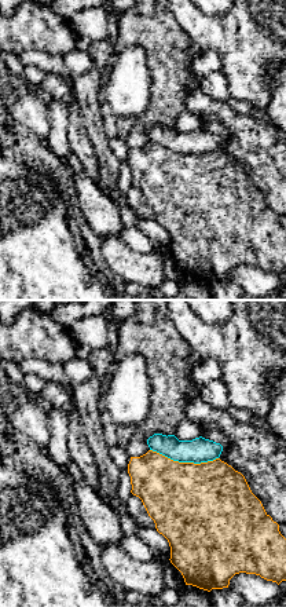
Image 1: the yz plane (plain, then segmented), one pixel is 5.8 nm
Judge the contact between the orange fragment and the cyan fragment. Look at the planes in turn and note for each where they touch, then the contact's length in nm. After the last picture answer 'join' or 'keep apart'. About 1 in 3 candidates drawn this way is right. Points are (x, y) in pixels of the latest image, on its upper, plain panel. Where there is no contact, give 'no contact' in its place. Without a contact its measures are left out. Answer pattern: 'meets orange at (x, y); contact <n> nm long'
meets orange at (184, 154); contact 400 nm long

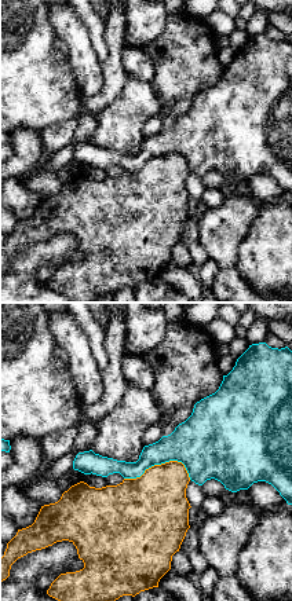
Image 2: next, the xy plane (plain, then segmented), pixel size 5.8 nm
meets orange at (161, 156); contact 400 nm long

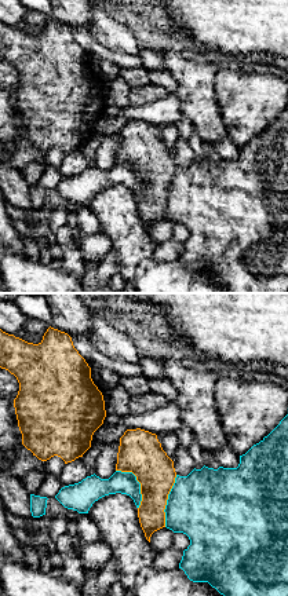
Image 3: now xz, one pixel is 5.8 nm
meets orange at (139, 174); contact 260 nm long

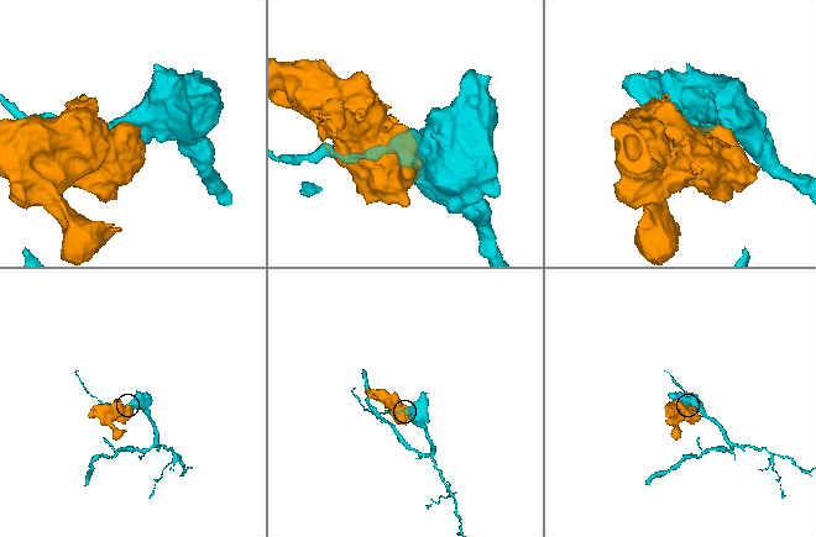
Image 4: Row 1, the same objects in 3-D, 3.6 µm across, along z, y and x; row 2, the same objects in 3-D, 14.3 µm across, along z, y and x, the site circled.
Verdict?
keep apart

